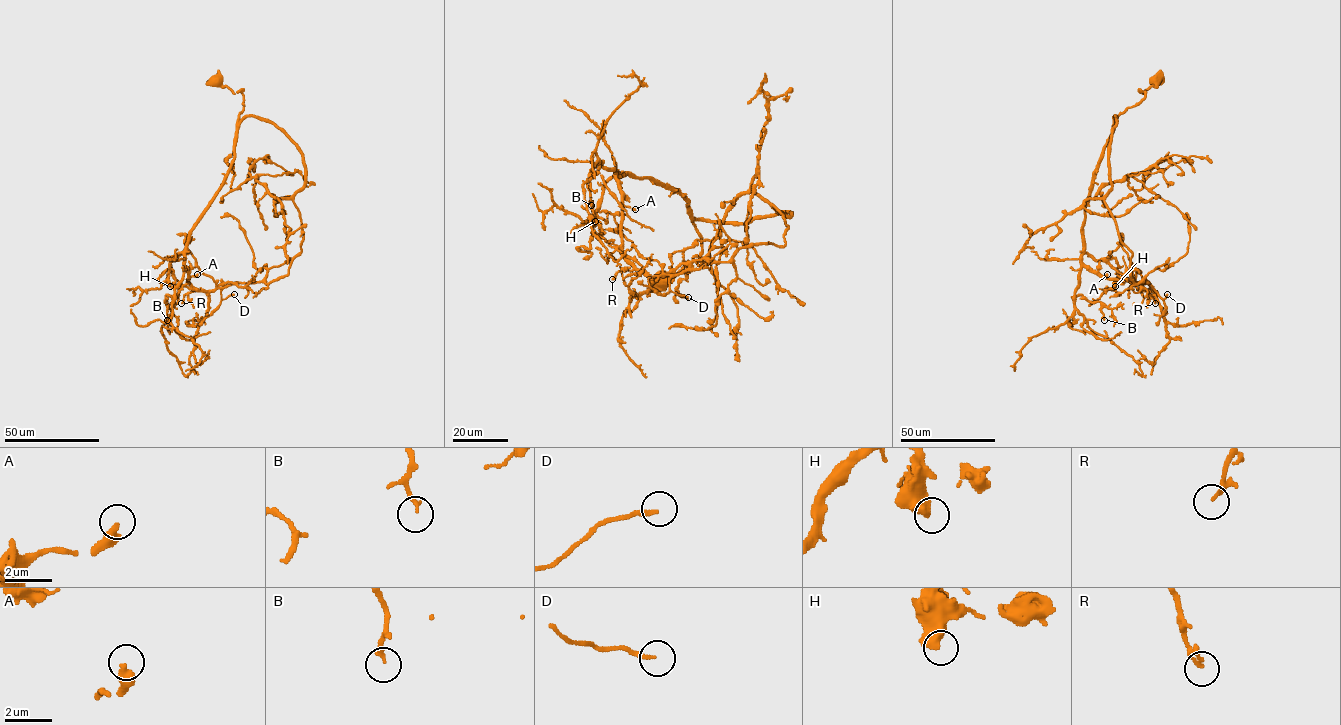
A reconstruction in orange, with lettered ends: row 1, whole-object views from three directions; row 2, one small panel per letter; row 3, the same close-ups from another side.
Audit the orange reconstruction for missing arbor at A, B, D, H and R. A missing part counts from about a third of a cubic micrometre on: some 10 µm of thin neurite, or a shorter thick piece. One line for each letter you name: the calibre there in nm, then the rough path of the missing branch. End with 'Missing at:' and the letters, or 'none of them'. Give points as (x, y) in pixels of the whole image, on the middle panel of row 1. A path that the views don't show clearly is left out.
A: Thickness 440 nm
D: Thickness 170 nm
Missing at: A, D

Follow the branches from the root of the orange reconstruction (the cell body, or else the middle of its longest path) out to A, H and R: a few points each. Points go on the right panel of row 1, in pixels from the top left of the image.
A: (1156, 80), (1155, 86), (1139, 91), (1145, 92), (1143, 98), (1118, 116), (1086, 204), (1081, 262), (1107, 274)
H: (1156, 80), (1118, 116), (1085, 208), (1083, 250), (1117, 271), (1115, 286)
R: (1156, 80), (1118, 116), (1104, 148), (1085, 208), (1081, 254), (1101, 276), (1137, 281), (1155, 303)

